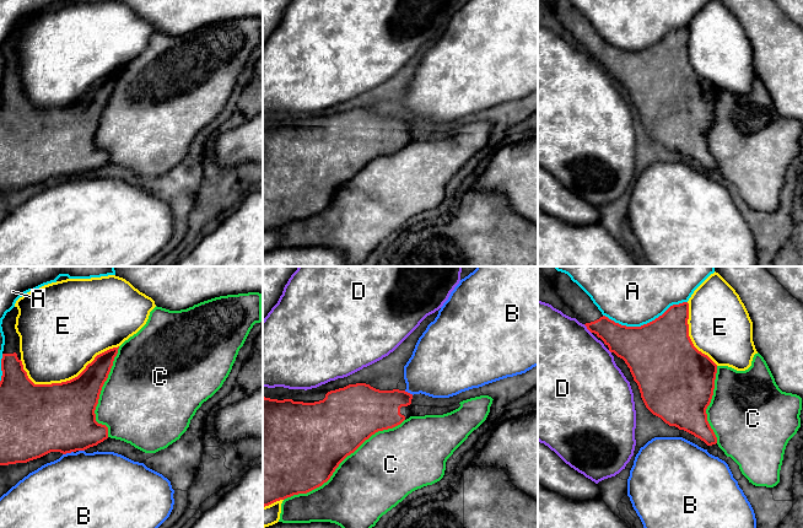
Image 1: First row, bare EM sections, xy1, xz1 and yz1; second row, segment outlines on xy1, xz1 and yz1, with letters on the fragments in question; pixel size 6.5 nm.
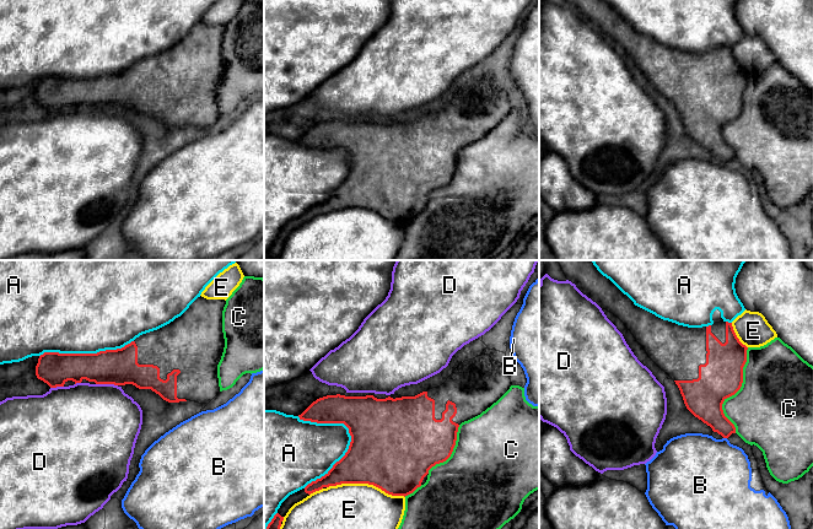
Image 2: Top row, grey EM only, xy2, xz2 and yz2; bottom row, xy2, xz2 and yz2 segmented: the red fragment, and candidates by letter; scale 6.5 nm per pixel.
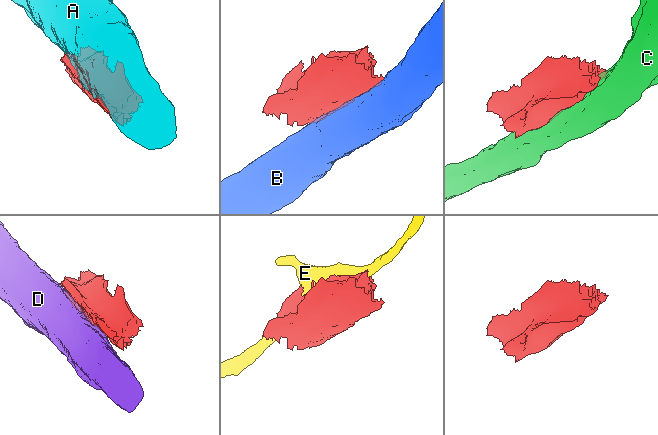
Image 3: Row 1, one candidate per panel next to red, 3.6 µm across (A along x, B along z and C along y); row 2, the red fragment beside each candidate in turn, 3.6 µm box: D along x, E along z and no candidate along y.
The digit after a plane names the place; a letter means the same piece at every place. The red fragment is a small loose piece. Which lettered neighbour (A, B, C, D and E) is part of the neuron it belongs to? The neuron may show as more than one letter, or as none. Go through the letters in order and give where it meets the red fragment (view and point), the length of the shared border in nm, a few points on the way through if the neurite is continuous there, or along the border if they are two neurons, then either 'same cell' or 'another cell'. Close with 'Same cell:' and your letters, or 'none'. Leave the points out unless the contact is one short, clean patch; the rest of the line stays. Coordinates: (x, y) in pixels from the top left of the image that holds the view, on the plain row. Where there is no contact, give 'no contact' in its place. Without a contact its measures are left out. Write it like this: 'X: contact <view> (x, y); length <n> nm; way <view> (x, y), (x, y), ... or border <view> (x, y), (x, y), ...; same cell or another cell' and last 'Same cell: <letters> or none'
A: contact xz2 (340, 184); length 500 nm; another cell
B: contact xy1 (68, 177); length 80 nm; another cell
C: contact xz1 (341, 186); length 950 nm; another cell
D: contact xy2 (107, 108); length 140 nm; another cell
E: contact xy1 (64, 107); length 650 nm; another cell
Same cell: none

